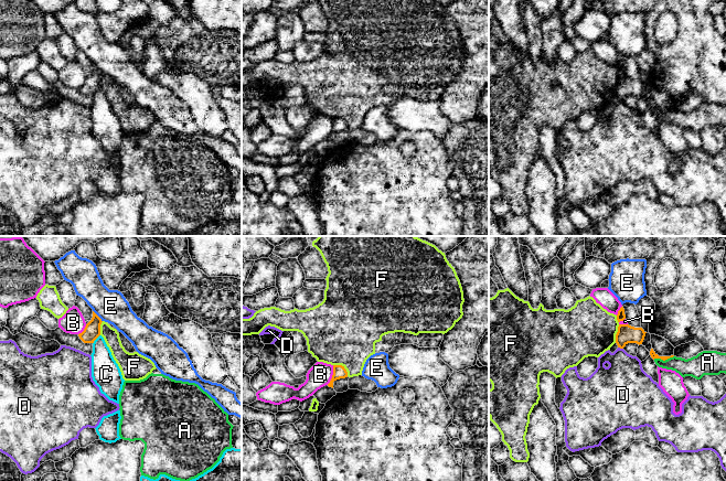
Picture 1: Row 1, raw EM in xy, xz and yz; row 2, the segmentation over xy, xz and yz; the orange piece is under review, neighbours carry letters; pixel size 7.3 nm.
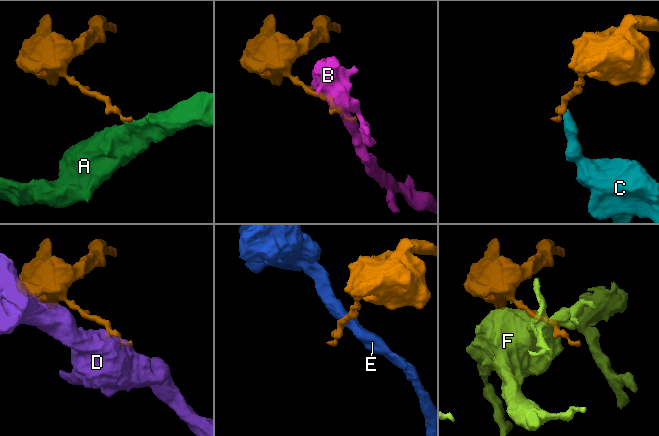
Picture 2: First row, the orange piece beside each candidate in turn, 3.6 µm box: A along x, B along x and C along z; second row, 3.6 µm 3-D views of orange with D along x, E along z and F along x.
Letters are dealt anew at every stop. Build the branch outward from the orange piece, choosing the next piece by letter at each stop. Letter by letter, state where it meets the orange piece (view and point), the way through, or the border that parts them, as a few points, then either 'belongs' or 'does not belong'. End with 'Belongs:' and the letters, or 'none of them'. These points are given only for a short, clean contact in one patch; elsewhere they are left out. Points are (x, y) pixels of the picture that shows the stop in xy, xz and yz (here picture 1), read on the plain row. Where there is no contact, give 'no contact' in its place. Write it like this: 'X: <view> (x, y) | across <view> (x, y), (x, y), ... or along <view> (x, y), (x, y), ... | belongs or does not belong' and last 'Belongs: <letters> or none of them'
A: yz (663, 113) | along yz (673, 108), (664, 113), (653, 111) | does not belong
B: xz (332, 128) | does not belong
C: xy (96, 91) | along xy (99, 87), (93, 96) | does not belong
D: yz (620, 100) | along yz (618, 99), (622, 102) | does not belong
E: xy (97, 68) | along xy (93, 63), (102, 74) | does not belong
F: xz (342, 119) | does not belong
Belongs: none of them

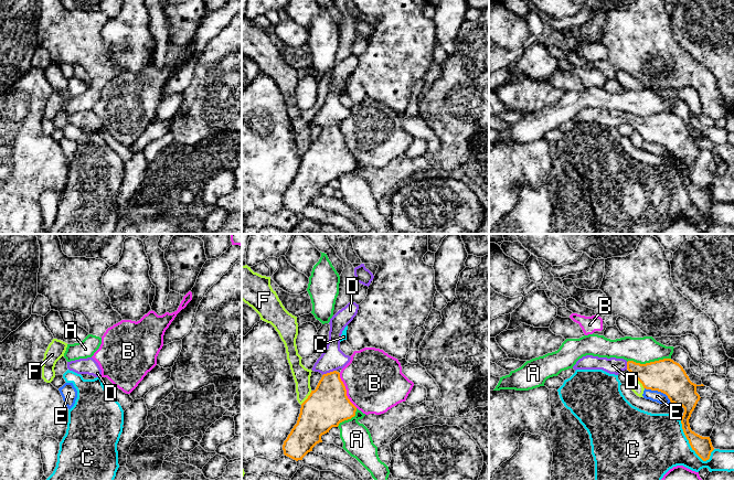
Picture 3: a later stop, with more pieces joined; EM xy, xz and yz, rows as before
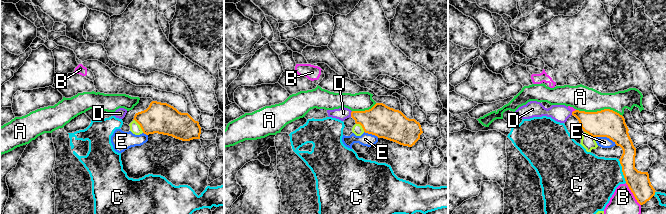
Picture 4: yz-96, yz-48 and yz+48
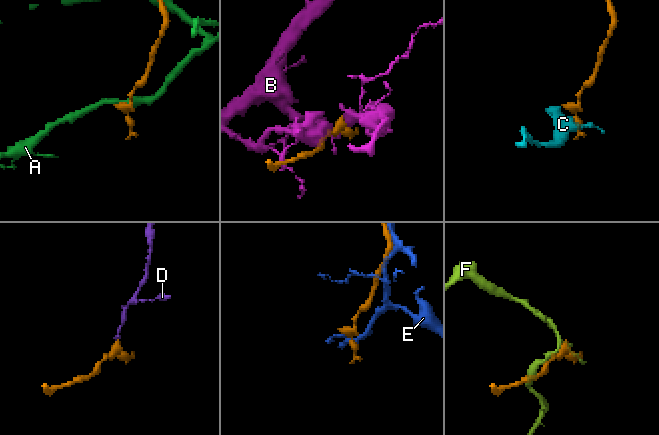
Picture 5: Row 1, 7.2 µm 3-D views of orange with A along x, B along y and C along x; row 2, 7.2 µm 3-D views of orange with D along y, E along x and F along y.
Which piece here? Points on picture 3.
A: yz (648, 116) | along yz (670, 110), (645, 116), (627, 115) | does not belong
B: xz (346, 143) | does not belong
C: yz (689, 195) | along yz (680, 173), (682, 184), (690, 200), (703, 213), (708, 213) | does not belong
D: xz (329, 126) | across xz (327, 159), (329, 152), (329, 126), (329, 115), (332, 111) | belongs
E: yz (658, 143) | does not belong
F: xz (308, 150) | does not belong
Belongs: D

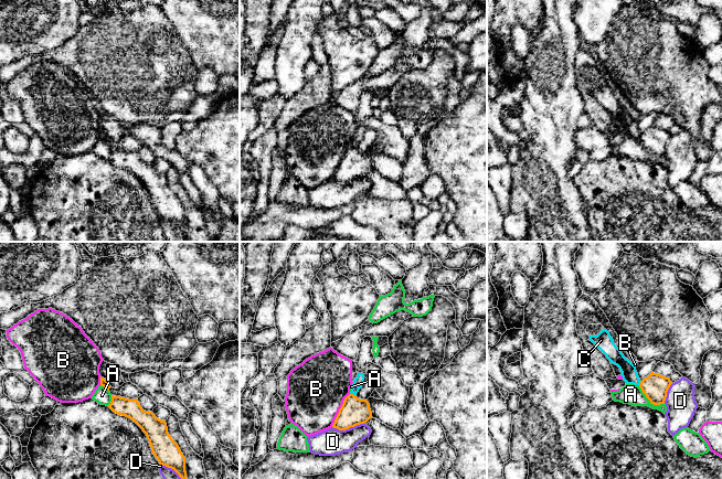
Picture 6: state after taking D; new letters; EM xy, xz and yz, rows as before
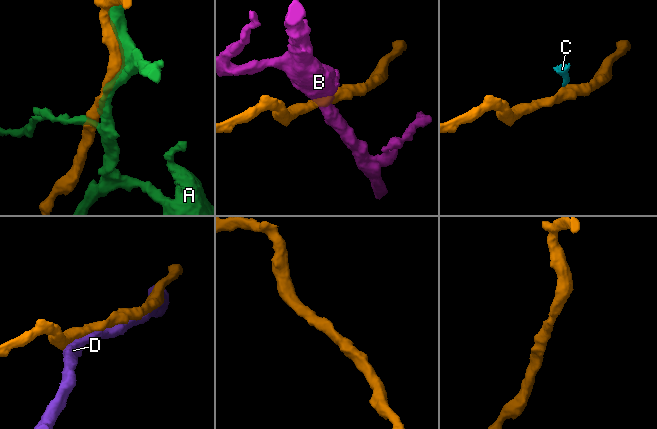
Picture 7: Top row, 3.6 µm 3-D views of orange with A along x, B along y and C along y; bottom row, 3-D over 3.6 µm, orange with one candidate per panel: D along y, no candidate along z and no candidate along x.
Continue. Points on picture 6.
A: yz (649, 152) | does not belong
B: xz (339, 162) | does not belong
C: xz (352, 147) | along xz (350, 146), (356, 148) | does not belong
D: xz (348, 181) | does not belong
Belongs: none of them

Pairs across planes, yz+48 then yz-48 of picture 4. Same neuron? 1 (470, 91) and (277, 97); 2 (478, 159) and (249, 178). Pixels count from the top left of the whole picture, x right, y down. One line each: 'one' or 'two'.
1: one
2: two

